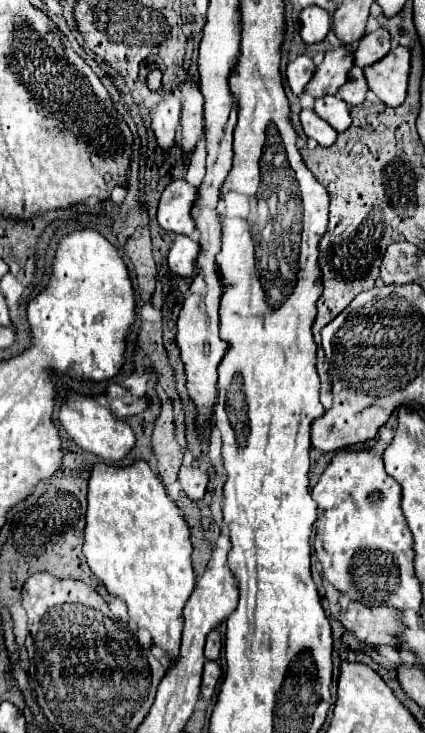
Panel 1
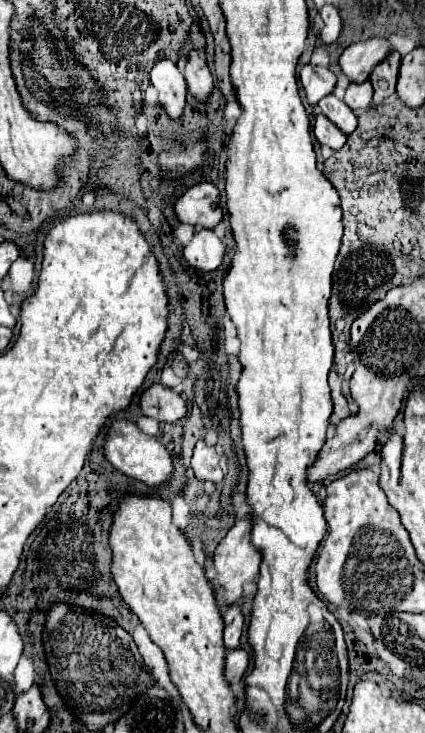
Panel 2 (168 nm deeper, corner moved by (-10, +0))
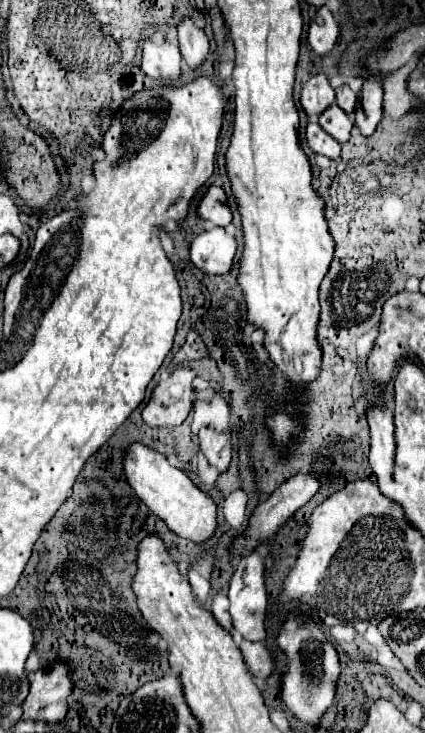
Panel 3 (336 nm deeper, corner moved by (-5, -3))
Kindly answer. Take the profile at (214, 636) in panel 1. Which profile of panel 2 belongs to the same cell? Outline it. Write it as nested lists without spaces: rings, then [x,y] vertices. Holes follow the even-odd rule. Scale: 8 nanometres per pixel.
[[[232,606],[224,612],[224,646],[228,650],[240,646],[240,638],[244,634],[244,618],[240,606]]]

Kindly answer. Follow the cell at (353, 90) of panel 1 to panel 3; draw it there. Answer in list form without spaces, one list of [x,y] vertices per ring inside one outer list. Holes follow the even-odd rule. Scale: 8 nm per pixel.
[[[341,85],[337,89],[337,105],[345,111],[345,113],[353,113],[355,105],[357,105],[357,95],[349,89],[349,85]]]

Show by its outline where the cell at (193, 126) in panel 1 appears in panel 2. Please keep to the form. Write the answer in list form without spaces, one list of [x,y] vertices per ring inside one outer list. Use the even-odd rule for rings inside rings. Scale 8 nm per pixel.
[[[194,50],[190,52],[190,60],[186,64],[186,84],[188,84],[188,92],[202,104],[210,98],[212,88],[214,88],[214,78],[210,74],[210,68],[206,64],[206,58]]]

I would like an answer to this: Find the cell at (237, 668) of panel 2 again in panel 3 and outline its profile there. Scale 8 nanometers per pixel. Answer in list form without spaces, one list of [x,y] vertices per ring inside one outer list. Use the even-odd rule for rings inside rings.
[[[243,641],[241,651],[245,655],[245,661],[247,661],[251,675],[267,679],[275,671],[275,655],[273,655],[271,647],[267,647],[265,643]]]

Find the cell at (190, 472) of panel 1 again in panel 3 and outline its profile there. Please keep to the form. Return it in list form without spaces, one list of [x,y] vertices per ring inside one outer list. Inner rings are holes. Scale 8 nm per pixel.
[[[201,427],[199,433],[199,449],[207,457],[209,465],[217,467],[221,473],[227,471],[233,457],[233,443],[229,431],[215,431],[211,427]]]

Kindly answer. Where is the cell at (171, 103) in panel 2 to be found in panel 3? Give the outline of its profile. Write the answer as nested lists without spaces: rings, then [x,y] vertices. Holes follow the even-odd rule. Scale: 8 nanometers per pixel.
[[[147,39],[143,43],[143,65],[141,69],[151,79],[161,79],[165,83],[177,83],[181,73],[181,53],[175,41],[163,39],[155,43]]]

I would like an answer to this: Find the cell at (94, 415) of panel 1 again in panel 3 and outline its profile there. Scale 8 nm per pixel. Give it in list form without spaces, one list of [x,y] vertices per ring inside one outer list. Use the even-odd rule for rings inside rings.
[[[131,443],[127,447],[125,459],[125,473],[131,489],[137,493],[137,497],[149,507],[153,515],[157,515],[165,525],[179,537],[189,539],[195,545],[205,545],[217,531],[217,505],[201,491],[183,471],[175,469],[165,455],[159,451],[143,445],[143,443]]]

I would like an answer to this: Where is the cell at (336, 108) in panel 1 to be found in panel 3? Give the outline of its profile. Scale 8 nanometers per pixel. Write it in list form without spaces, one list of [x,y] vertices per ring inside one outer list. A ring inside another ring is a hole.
[[[335,103],[319,115],[319,125],[339,143],[349,141],[349,133],[353,129],[353,121],[349,119],[349,115],[341,113],[341,109]]]

